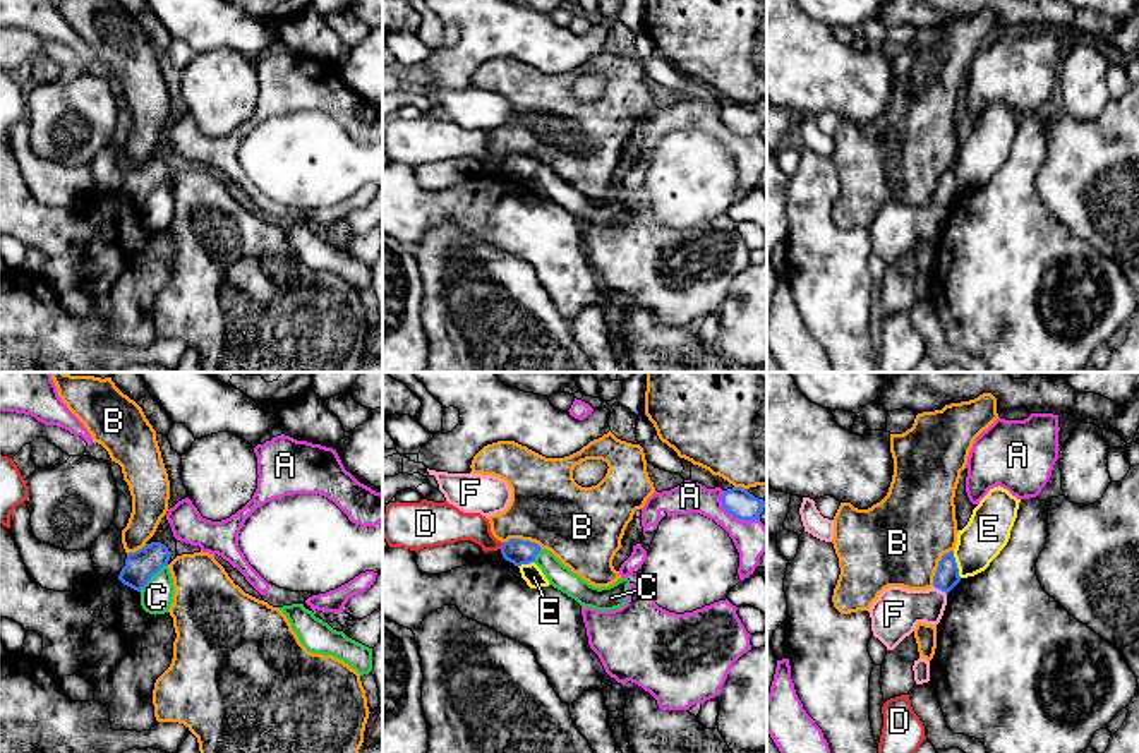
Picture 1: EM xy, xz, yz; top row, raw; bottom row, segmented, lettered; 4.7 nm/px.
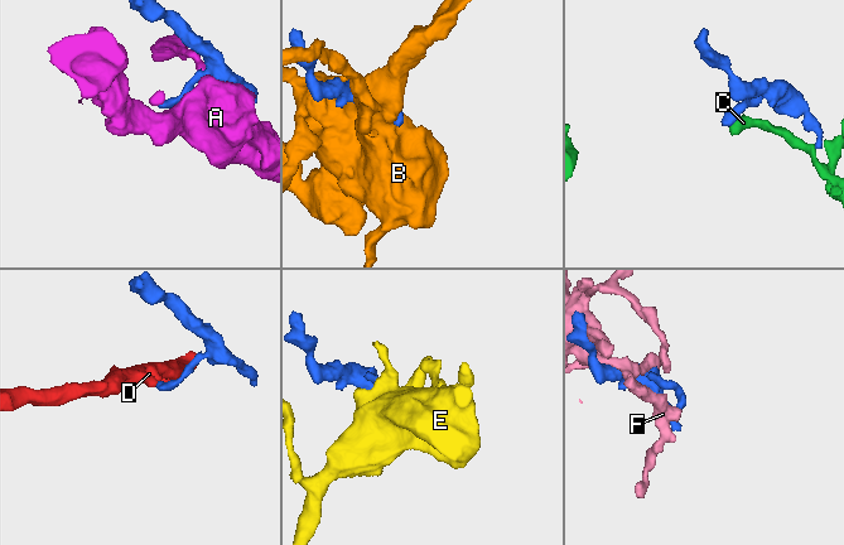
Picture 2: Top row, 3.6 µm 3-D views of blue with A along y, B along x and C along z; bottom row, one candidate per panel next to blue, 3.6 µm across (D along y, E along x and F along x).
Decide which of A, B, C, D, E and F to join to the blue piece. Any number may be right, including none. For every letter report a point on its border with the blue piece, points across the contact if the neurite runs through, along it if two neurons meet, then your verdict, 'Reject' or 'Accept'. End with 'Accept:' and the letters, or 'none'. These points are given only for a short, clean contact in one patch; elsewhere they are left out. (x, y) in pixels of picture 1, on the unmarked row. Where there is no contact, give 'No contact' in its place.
A: Touches blue at xz (733, 131). Reject
B: Touches blue at yz (939, 182). Reject
C: Touches blue at xy (151, 191). Reject
D: Touches blue at xz (503, 162). Boundary: xz (503, 158), (500, 163). Reject
E: Touches blue at yz (956, 180). Boundary: yz (952, 167), (961, 192). Reject
F: Touches blue at yz (940, 204). Reject
Accept: none

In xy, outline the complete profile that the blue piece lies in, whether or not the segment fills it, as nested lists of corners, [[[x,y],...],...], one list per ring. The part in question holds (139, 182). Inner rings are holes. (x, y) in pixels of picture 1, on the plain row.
[[[161,158],[146,160],[136,168],[129,168],[125,182],[122,184],[118,196],[141,208],[153,190],[156,190],[170,177],[170,166]]]

